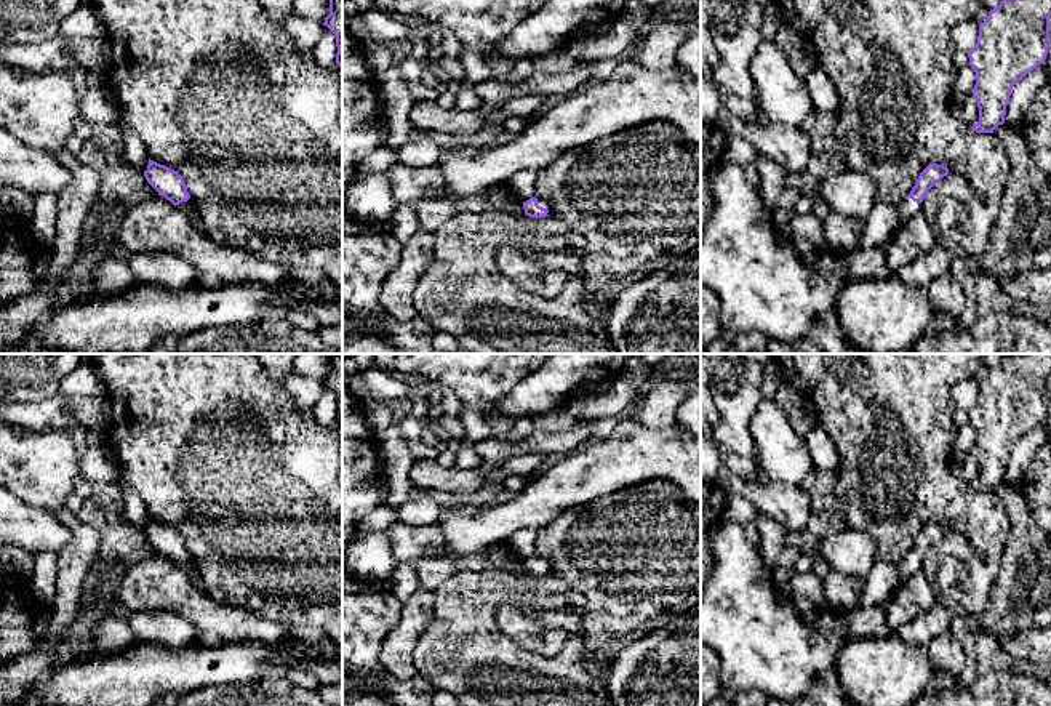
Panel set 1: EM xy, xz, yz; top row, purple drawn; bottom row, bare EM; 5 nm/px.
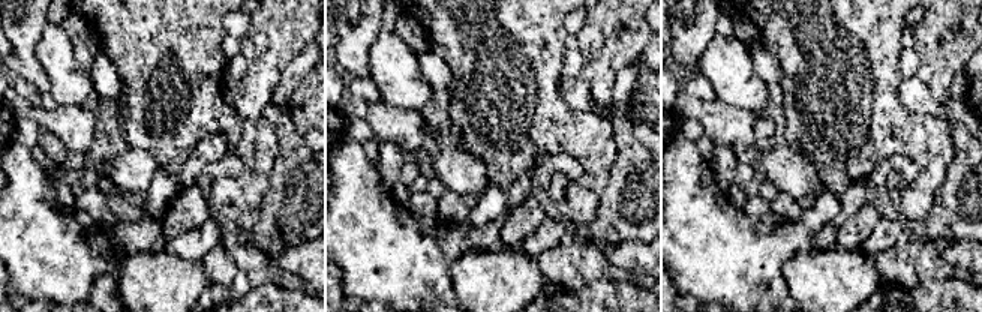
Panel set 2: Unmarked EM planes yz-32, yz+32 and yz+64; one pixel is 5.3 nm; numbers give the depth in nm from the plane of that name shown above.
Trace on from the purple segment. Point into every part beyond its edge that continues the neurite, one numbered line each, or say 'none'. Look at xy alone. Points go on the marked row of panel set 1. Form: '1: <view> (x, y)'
1: xy (187, 208)

